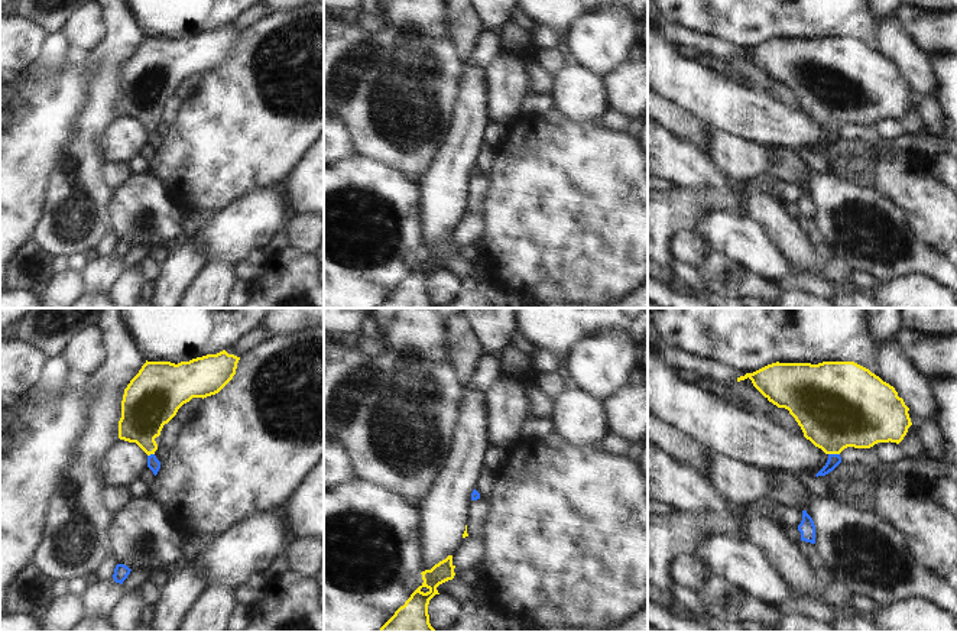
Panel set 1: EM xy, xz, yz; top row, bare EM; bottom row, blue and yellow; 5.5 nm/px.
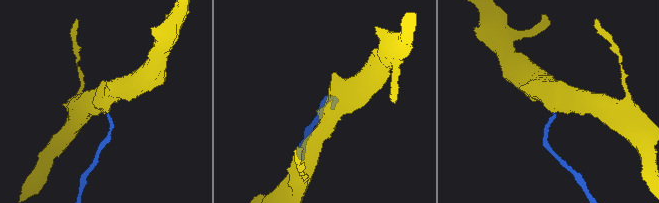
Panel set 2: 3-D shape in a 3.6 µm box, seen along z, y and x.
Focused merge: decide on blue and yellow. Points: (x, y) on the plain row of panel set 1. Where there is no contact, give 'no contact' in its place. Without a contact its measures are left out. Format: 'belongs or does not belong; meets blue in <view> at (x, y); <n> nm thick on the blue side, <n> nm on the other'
belongs; meets blue in yz at (834, 130); 70 nm thick on the blue side, 440 nm on the other

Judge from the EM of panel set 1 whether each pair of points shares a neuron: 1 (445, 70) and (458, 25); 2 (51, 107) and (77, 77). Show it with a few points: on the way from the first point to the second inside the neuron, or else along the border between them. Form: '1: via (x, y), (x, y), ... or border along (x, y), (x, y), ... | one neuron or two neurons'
1: border along (445, 15), (448, 32), (460, 58) | two neurons
2: via (58, 100), (71, 84) | one neuron

